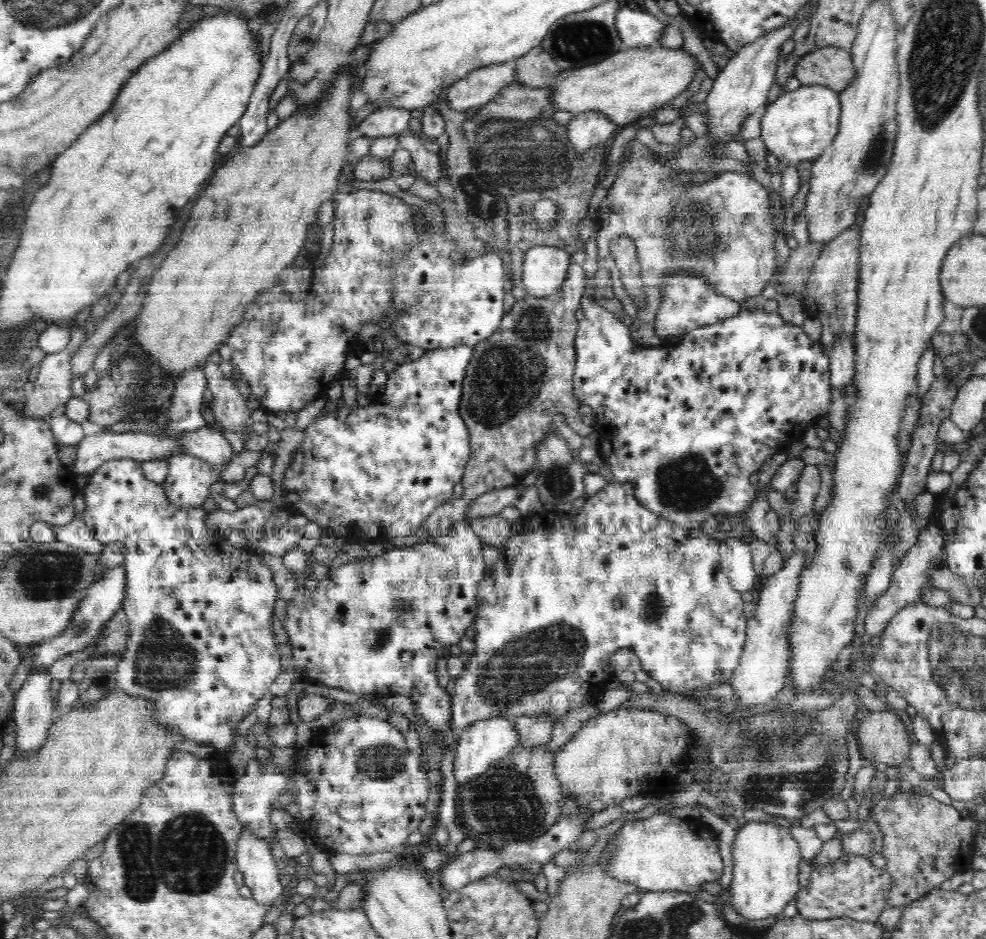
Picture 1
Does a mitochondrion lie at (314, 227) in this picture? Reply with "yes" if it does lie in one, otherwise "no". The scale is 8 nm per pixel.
no

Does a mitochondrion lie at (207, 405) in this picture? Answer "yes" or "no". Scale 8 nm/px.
no

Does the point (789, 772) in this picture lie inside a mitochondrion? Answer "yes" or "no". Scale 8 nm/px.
yes

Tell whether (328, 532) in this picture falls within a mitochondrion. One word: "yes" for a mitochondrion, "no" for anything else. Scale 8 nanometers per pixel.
no

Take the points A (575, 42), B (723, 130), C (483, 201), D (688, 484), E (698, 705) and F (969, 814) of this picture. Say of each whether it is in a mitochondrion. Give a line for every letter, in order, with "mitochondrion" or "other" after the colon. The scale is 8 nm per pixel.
A: mitochondrion
B: other
C: mitochondrion
D: mitochondrion
E: other
F: other

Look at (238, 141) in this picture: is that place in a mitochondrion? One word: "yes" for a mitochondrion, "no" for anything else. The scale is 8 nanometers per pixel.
no

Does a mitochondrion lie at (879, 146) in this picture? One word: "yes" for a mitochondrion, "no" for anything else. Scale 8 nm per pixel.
yes

